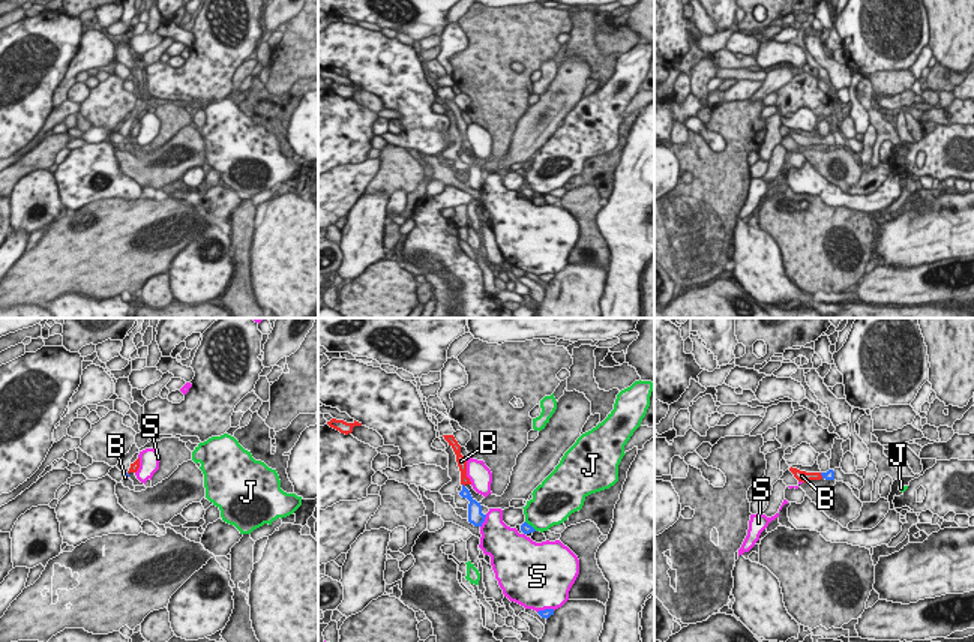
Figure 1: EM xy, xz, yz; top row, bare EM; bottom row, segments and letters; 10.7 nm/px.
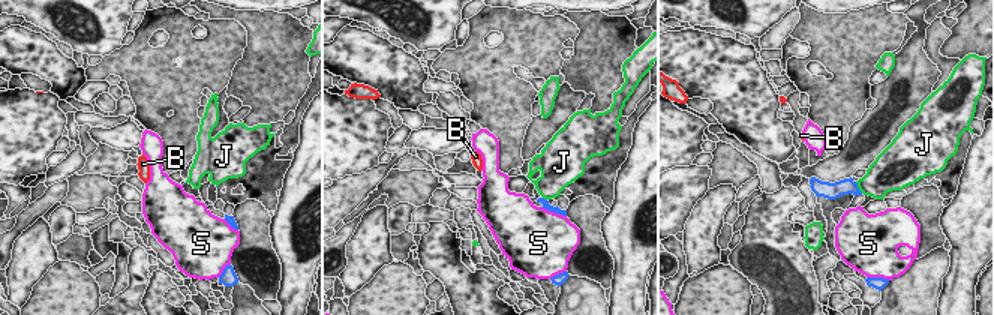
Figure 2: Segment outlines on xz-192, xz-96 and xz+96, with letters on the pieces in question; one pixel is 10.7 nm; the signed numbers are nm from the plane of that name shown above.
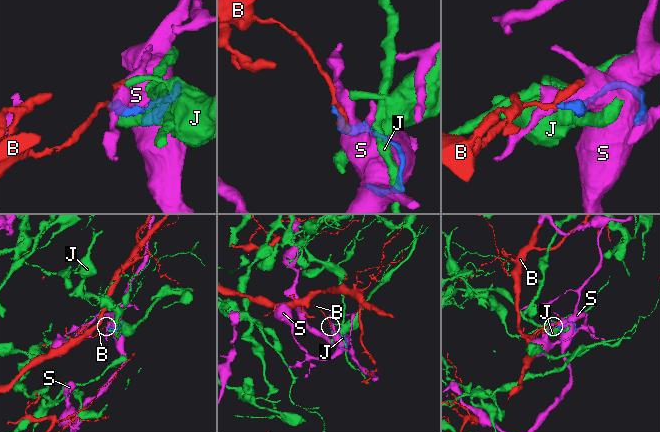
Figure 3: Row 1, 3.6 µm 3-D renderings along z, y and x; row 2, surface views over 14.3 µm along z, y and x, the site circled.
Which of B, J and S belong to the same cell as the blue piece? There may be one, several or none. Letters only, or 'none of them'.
B

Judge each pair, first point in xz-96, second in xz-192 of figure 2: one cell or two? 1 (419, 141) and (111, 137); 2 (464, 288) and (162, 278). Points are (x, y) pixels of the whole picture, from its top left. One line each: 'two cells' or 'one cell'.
1: one cell
2: one cell

